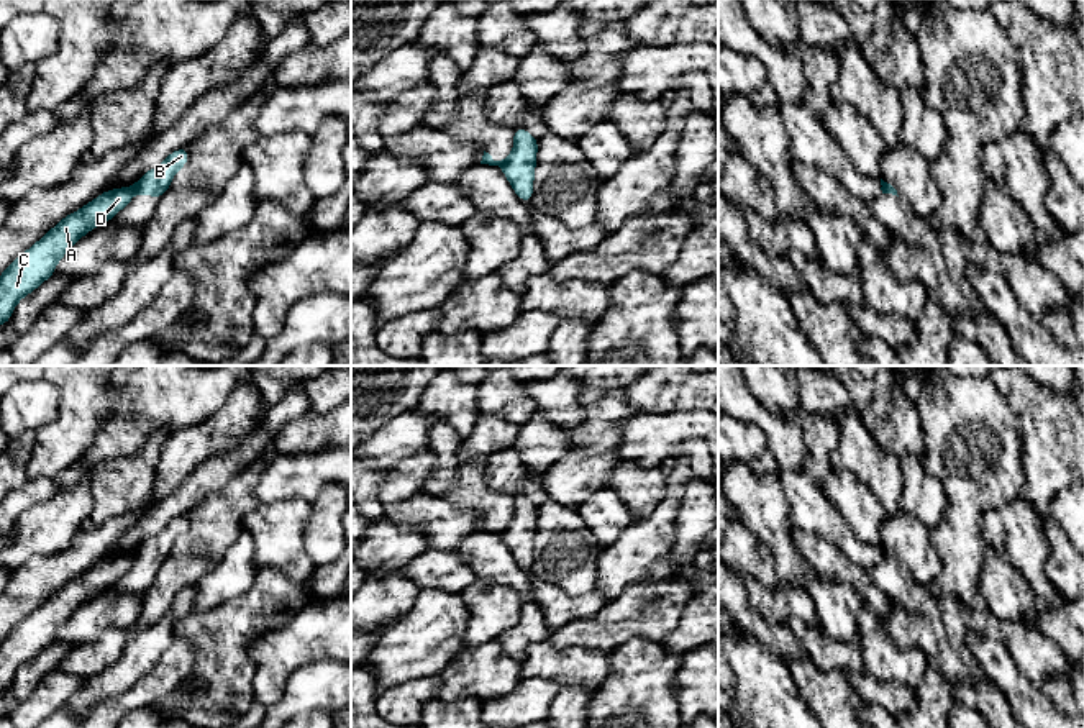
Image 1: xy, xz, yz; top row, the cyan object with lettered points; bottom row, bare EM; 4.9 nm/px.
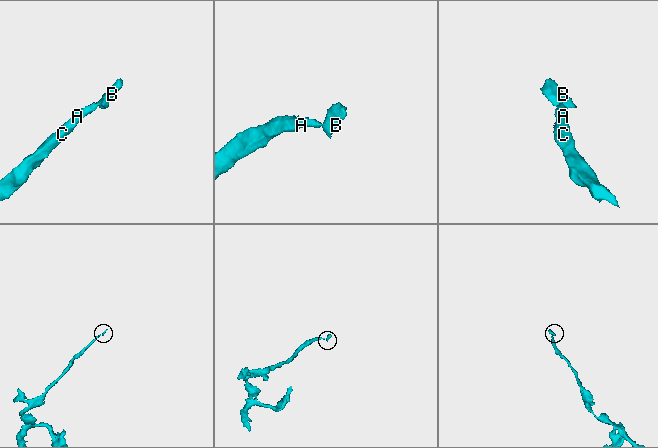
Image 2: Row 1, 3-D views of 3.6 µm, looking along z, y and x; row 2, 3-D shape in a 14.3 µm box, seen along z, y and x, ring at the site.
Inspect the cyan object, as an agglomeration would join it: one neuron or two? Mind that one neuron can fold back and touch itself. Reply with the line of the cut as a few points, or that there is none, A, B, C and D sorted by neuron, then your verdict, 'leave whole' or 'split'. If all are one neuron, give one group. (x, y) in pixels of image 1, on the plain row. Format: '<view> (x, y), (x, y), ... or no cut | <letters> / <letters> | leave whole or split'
xy (133, 553), (135, 559) | A C D / B | split

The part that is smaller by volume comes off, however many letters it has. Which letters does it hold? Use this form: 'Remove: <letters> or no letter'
Remove: B

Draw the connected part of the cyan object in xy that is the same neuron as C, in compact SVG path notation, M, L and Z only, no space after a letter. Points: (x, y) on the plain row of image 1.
M134 553L103 559L20 621L0 643L0 692L11 685L15 672L25 662L54 641L56 631L79 605L112 587L133 562Z

